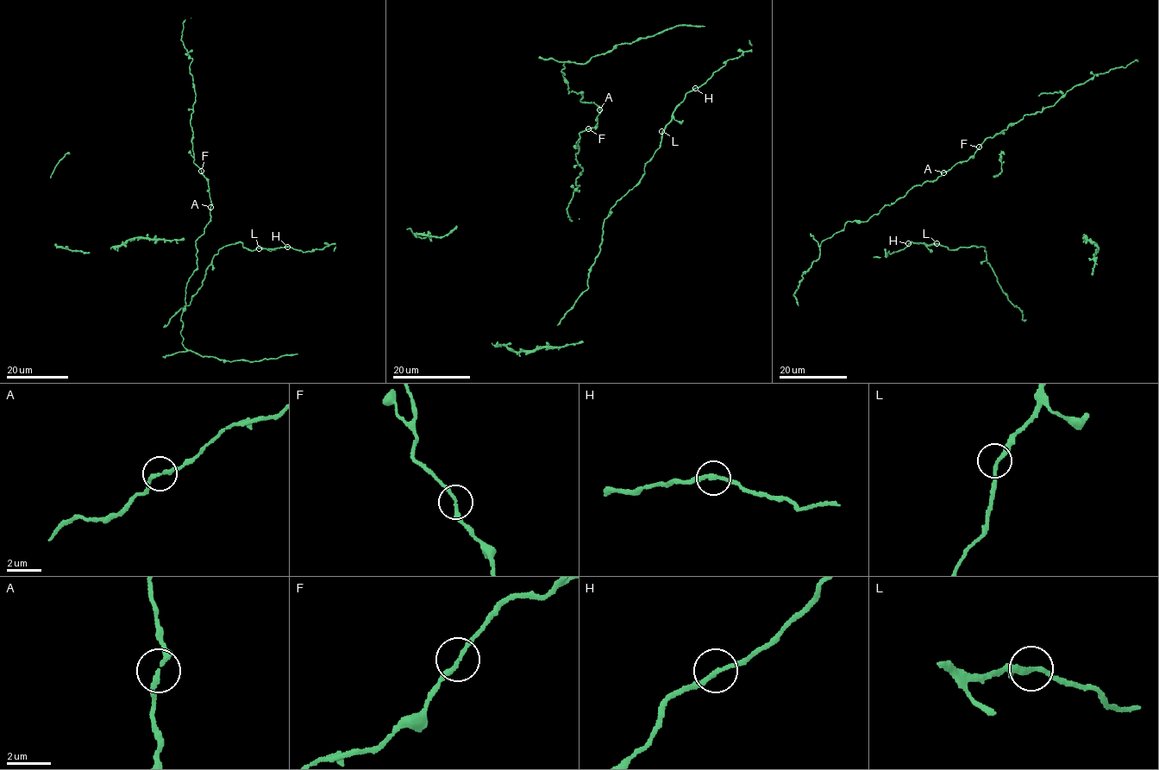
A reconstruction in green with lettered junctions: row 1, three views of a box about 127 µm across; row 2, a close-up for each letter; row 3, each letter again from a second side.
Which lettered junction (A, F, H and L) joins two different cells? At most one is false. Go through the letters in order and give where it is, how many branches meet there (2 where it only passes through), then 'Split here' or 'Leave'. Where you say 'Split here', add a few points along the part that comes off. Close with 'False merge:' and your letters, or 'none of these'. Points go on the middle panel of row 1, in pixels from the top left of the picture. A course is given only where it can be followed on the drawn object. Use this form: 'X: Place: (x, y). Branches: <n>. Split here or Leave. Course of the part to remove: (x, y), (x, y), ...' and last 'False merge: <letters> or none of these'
A: Place: (599, 109). Branches: 2. Leave
F: Place: (588, 128). Branches: 2. Leave
H: Place: (695, 88). Branches: 2. Leave
L: Place: (661, 131). Branches: 2. Leave
False merge: none of these

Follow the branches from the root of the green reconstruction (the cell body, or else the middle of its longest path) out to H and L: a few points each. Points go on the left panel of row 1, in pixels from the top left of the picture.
H: (218, 252), (226, 246), (240, 241), (243, 247), (251, 251), (257, 247), (267, 250), (287, 247)
L: (218, 252), (226, 246), (240, 241), (243, 247), (249, 251), (259, 248)

